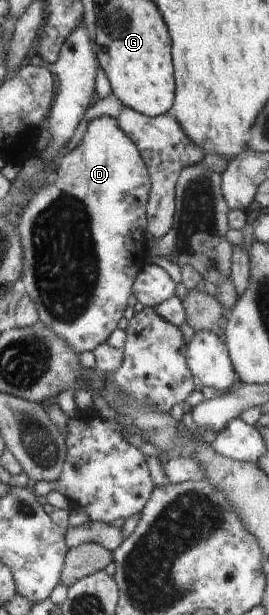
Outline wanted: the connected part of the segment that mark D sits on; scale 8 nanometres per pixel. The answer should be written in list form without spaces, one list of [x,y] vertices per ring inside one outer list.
[[[102,115],[88,122],[79,146],[60,160],[49,186],[31,197],[20,214],[17,226],[22,246],[19,290],[33,299],[39,322],[78,354],[85,350],[91,352],[106,343],[117,329],[118,320],[128,306],[132,284],[150,258],[144,237],[150,188],[148,170],[135,143],[121,130],[115,117]]]

